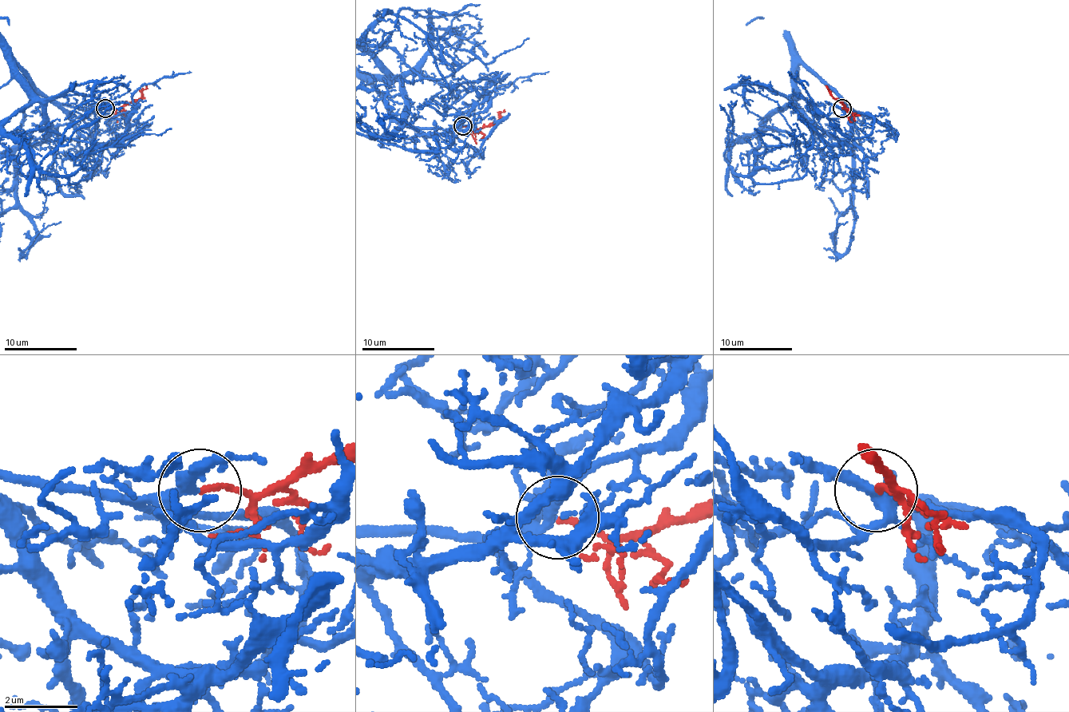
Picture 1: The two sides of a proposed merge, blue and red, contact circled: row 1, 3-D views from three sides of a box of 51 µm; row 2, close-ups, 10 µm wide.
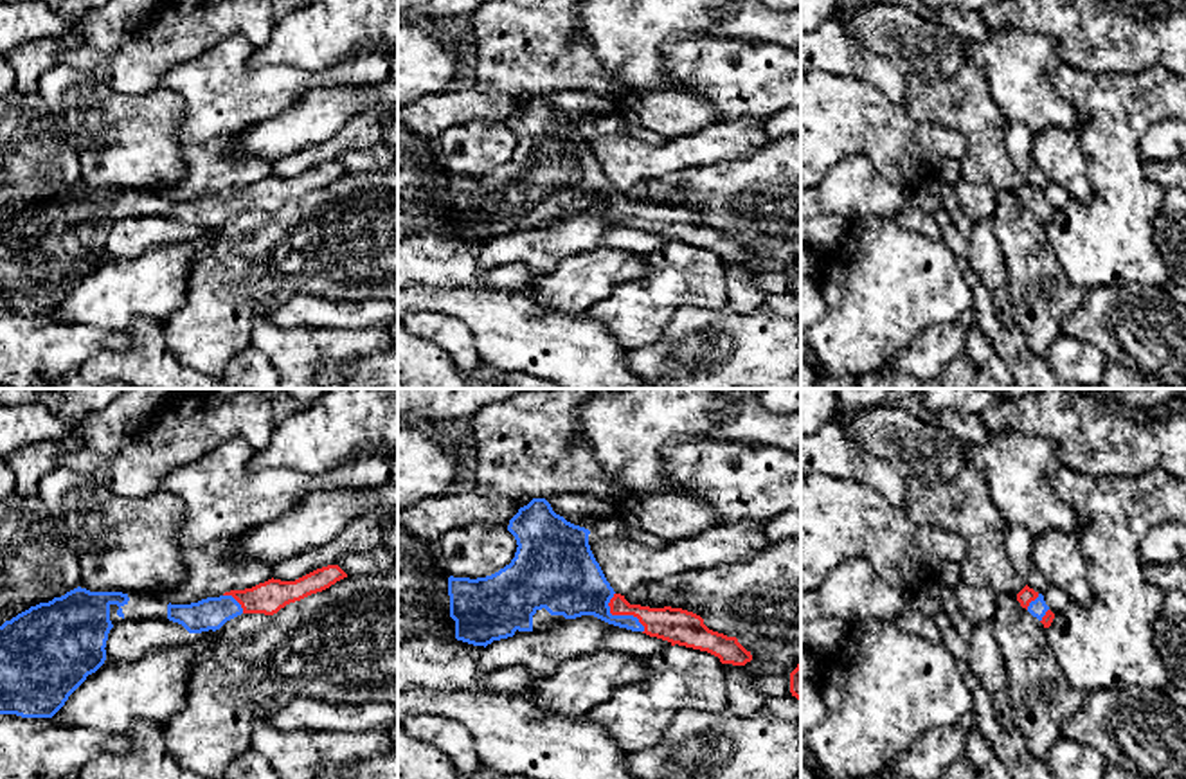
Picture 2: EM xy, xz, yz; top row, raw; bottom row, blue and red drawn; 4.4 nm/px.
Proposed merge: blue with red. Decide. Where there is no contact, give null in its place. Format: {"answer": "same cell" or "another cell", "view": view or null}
{"answer": "same cell", "view": "xz"}

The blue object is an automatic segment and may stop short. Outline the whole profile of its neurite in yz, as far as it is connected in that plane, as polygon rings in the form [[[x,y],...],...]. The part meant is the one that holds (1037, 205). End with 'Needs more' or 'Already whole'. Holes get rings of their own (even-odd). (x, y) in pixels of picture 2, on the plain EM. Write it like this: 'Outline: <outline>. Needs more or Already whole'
Outline: [[[1028,182],[1017,191],[1017,198],[1026,205],[1033,214],[1037,214],[1044,225],[1049,225],[1055,210],[1044,198],[1044,193],[1029,185]]]. Needs more

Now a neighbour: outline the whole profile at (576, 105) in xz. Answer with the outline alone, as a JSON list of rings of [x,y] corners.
[[[560,90],[545,97],[556,112],[585,126],[589,115],[597,119],[601,115],[617,113],[623,106],[623,99],[615,94],[599,95],[581,90]]]

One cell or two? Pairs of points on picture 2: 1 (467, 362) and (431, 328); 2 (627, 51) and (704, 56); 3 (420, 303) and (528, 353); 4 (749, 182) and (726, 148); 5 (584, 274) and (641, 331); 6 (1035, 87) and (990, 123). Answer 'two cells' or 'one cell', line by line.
1: one cell
2: two cells
3: one cell
4: two cells
5: two cells
6: two cells

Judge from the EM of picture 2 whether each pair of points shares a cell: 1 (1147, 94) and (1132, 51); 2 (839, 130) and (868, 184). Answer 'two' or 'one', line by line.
1: two
2: two

